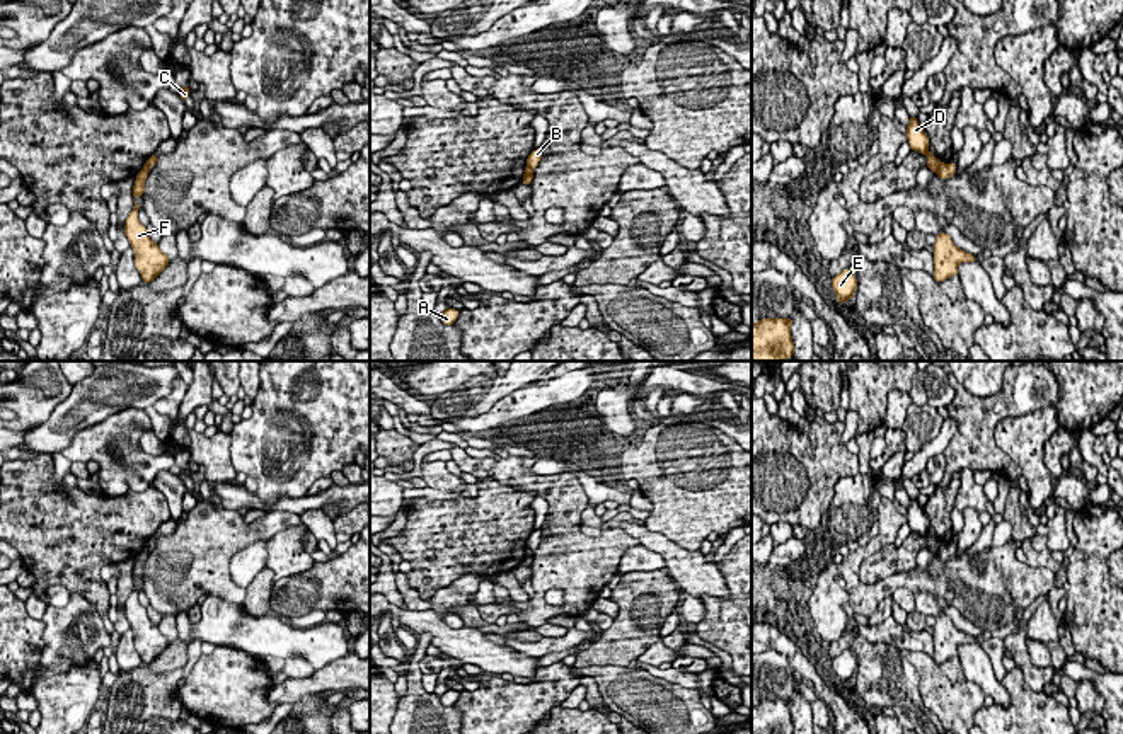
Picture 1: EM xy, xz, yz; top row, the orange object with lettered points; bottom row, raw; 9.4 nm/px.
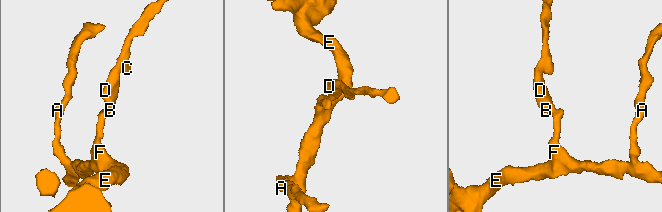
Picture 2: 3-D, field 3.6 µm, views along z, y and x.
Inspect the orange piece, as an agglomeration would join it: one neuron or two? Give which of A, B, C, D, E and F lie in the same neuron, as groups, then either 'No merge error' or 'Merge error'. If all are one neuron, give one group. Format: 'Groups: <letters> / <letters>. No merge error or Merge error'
Groups: A E F / B C D. Merge error

